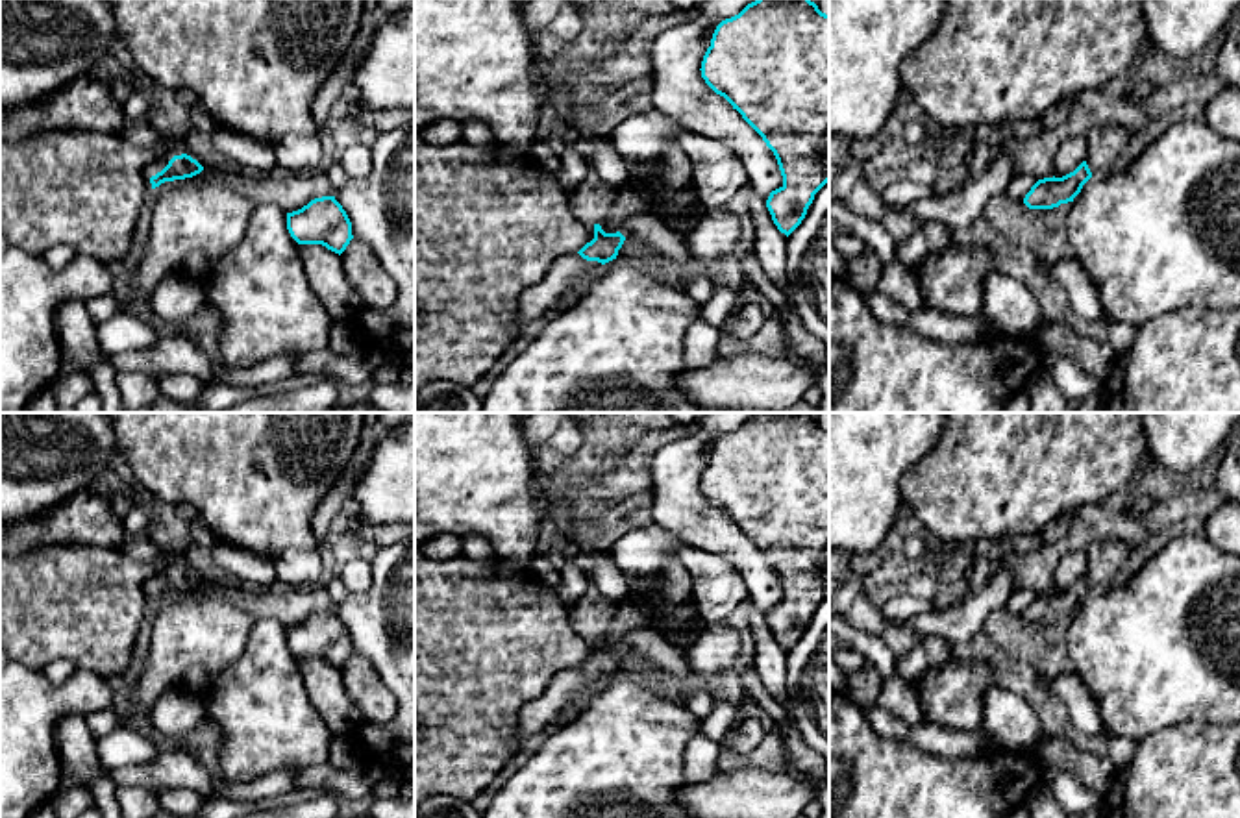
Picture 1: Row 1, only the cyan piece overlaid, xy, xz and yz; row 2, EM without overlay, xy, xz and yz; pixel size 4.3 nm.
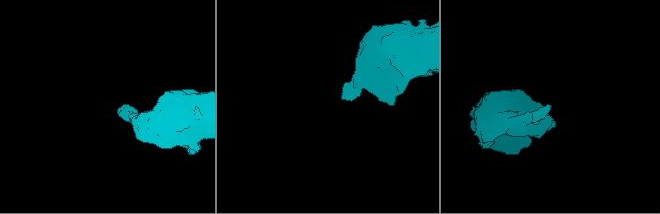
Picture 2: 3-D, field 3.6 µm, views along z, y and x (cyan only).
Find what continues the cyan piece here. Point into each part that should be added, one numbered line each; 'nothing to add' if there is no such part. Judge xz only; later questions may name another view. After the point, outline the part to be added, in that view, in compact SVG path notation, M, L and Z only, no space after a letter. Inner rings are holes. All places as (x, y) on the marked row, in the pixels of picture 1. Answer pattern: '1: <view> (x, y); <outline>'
1: xz (570, 271); M568 254L557 259L544 281L522 292L518 331L550 311L570 287L581 287L600 268L601 263L587 261L579 254Z

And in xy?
1: xy (141, 134); M126 122L120 135L126 141L130 141L130 143L141 146L141 148L152 148L155 144L165 144L170 150L168 155L165 155L161 159L155 159L154 163L150 163L146 167L146 176L148 178L161 172L174 155L183 154L180 148L174 146L176 135L157 131L148 122Z

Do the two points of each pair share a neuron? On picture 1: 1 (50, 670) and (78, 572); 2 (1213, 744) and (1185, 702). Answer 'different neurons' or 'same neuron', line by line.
1: different neurons
2: different neurons

